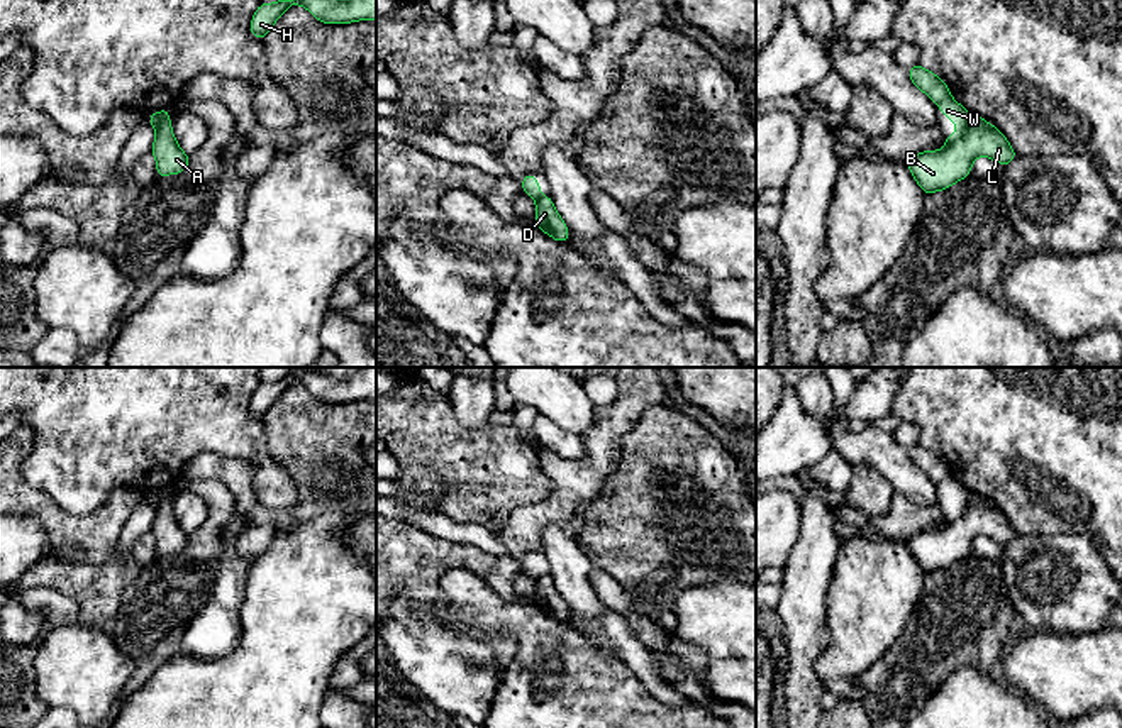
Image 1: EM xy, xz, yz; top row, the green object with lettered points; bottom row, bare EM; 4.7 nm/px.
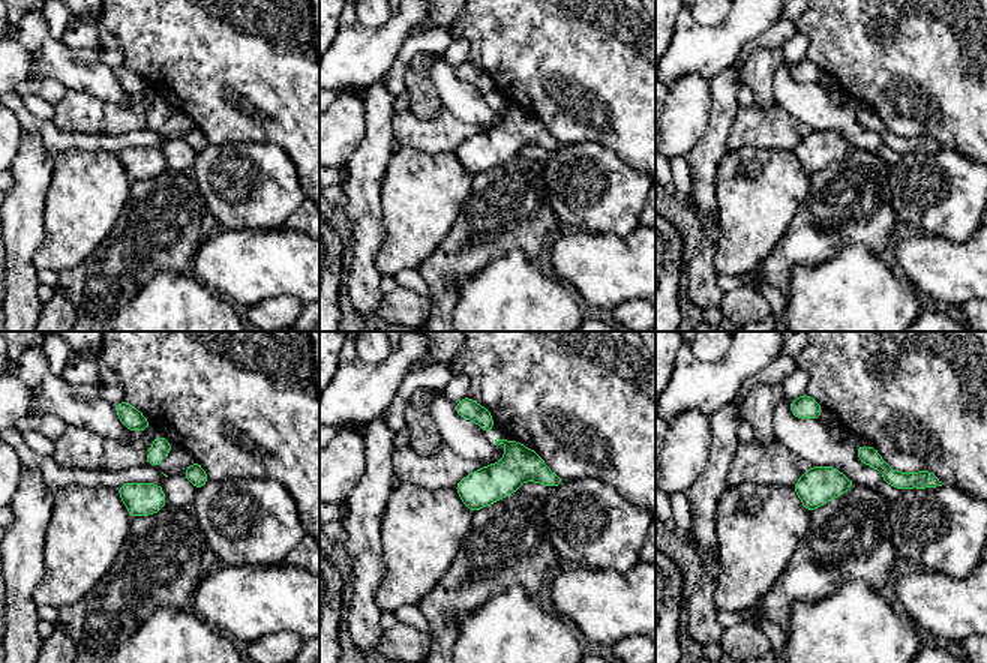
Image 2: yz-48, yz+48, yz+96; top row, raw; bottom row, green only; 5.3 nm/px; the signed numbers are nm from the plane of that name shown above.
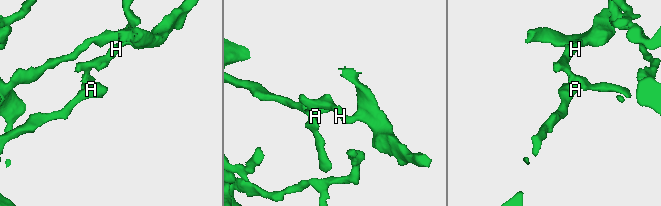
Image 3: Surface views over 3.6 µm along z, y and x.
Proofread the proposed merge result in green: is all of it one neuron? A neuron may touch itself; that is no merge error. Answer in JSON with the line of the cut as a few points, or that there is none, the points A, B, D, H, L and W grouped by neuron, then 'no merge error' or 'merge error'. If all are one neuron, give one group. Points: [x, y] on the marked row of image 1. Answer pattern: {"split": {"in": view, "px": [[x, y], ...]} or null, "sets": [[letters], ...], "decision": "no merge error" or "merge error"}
{"split": {"in": "yz", "px": [[970, 114], [963, 131]]}, "sets": [["A", "B", "D", "L"], ["H", "W"]], "decision": "merge error"}

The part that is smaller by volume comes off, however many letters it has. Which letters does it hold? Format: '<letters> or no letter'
H, W

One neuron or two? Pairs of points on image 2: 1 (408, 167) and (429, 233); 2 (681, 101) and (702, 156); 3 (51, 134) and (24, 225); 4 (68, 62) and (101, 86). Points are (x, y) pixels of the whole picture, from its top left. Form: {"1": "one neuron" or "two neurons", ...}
{"1": "one neuron", "2": "two neurons", "3": "two neurons", "4": "one neuron"}

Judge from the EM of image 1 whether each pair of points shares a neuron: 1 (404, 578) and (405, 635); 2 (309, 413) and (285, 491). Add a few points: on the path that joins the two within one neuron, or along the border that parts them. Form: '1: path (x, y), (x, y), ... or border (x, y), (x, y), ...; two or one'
1: border (394, 593), (414, 608), (436, 603); two
2: border (266, 442), (295, 488), (287, 510); two

